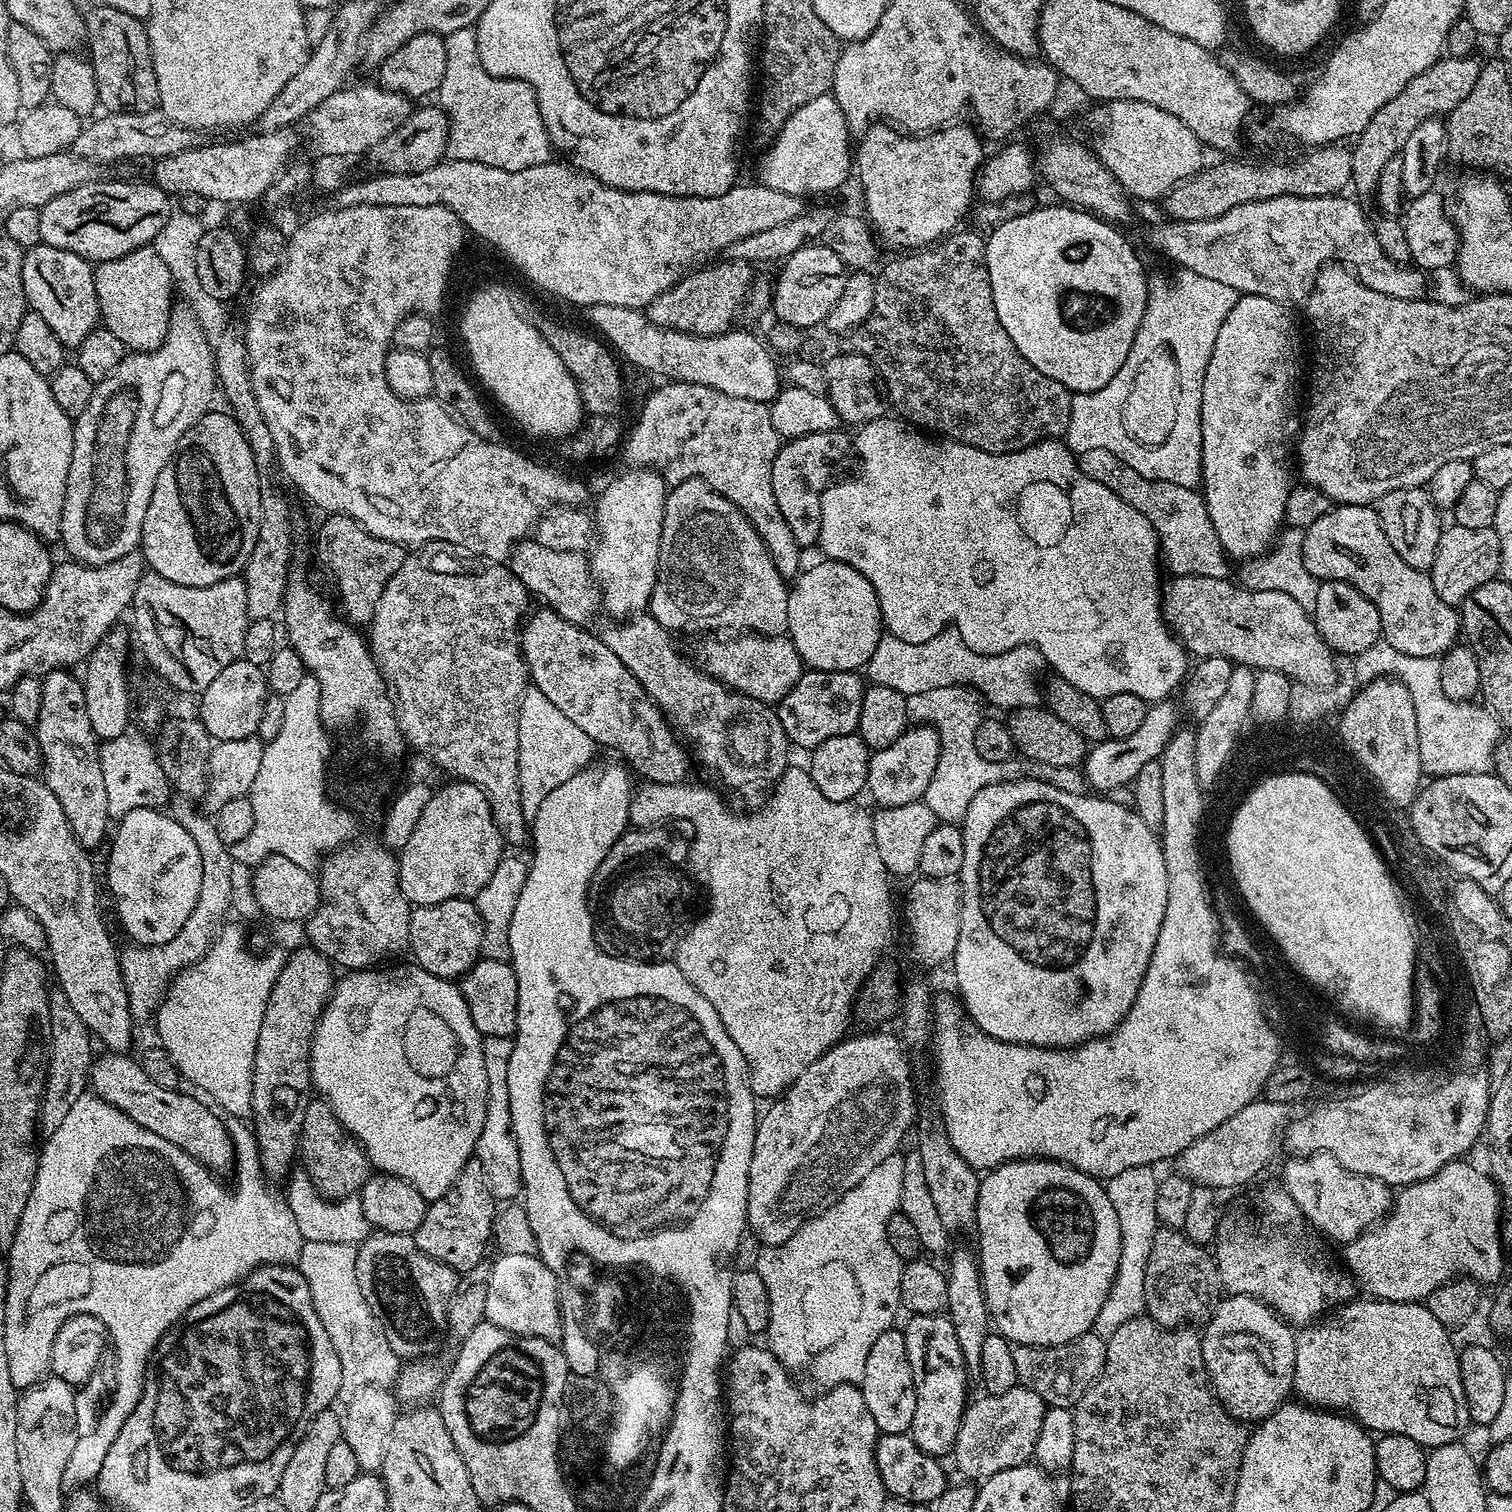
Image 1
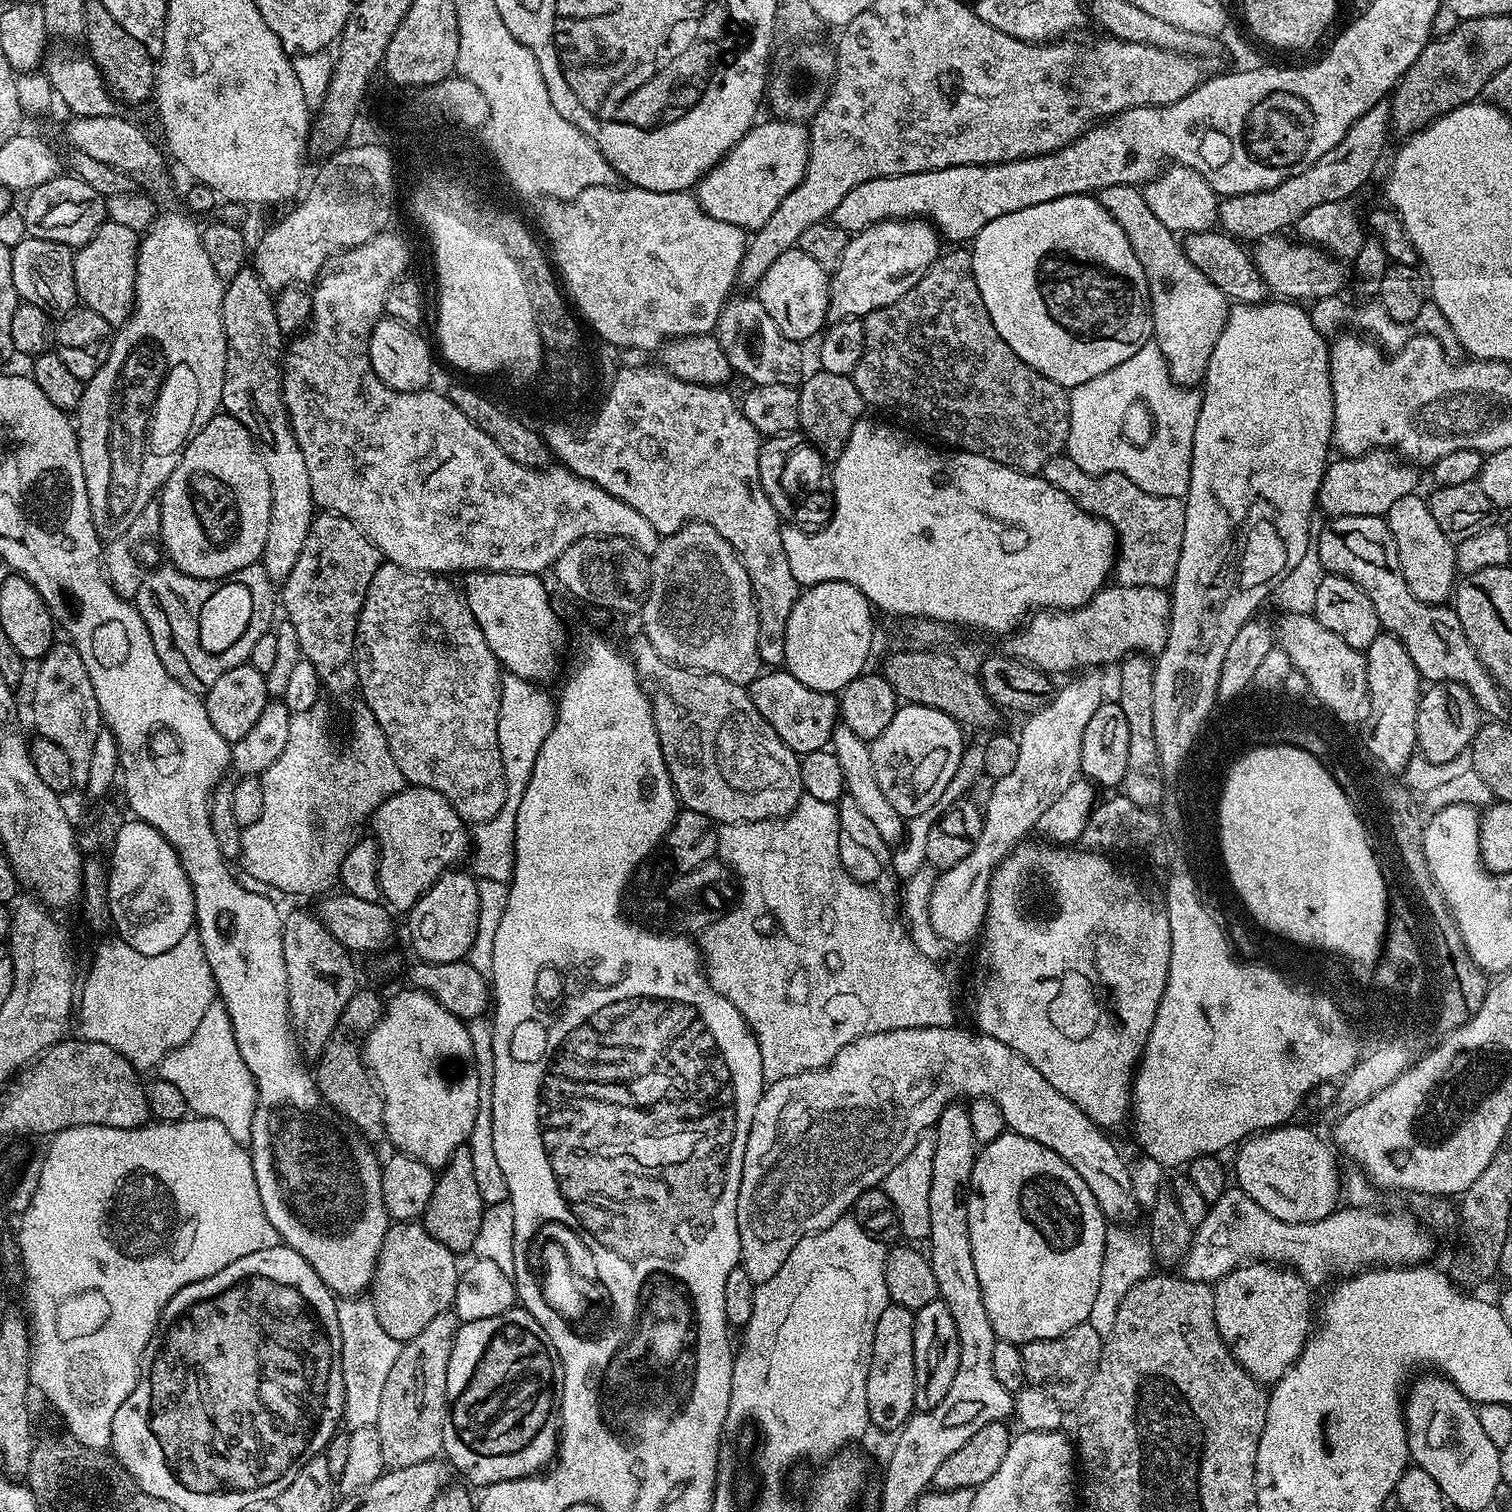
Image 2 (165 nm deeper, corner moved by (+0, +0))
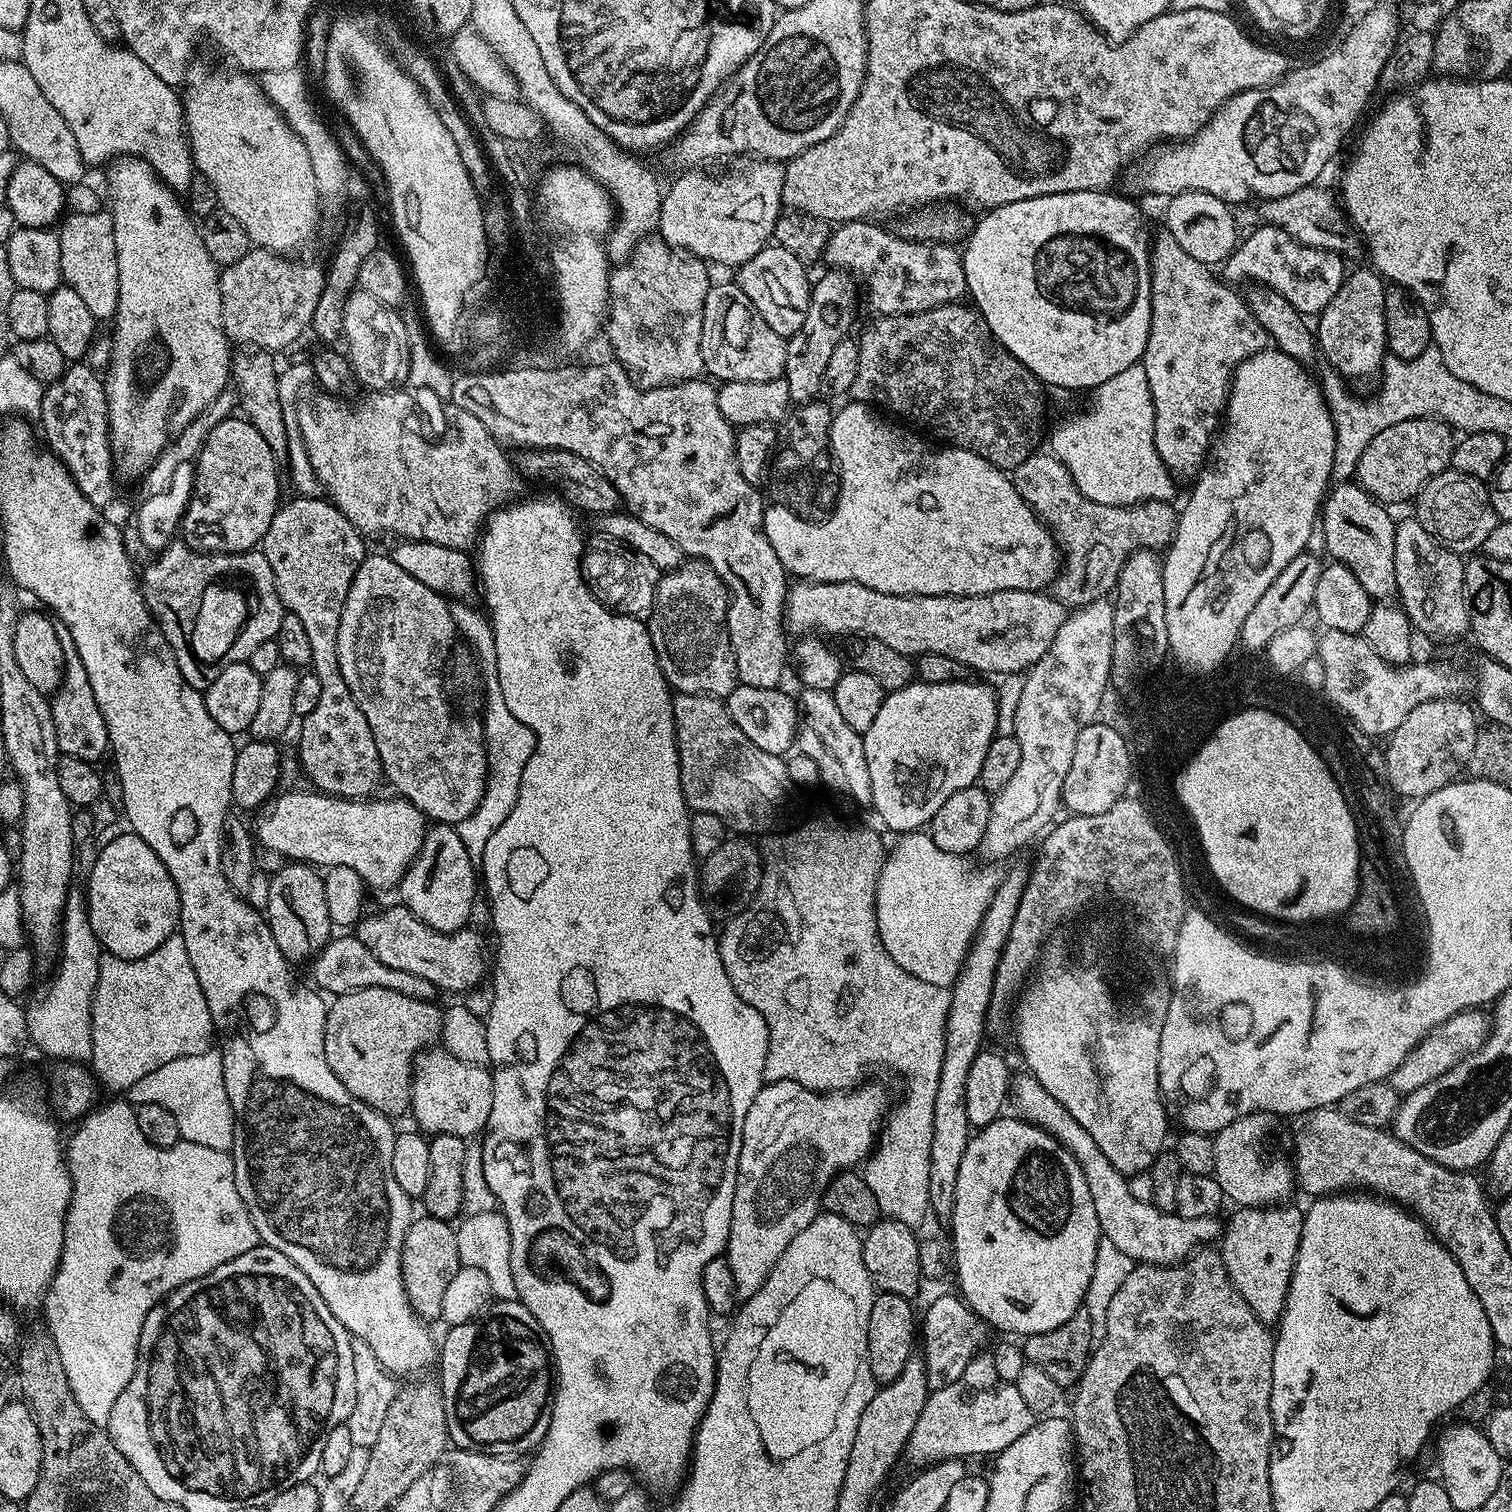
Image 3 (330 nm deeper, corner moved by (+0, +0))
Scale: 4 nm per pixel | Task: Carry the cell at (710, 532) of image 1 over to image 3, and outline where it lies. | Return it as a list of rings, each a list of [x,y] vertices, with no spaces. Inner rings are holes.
[[[688,558],[679,568],[661,575],[656,587],[656,603],[652,605],[646,623],[656,651],[656,661],[664,672],[669,685],[677,693],[703,694],[726,698],[737,686],[734,650],[730,646],[728,633],[728,602],[730,593],[722,578],[709,564],[695,558]]]

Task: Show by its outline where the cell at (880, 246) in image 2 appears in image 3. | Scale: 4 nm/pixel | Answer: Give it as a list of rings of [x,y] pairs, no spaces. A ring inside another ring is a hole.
[[[828,270],[828,273],[820,281],[811,285],[808,294],[808,309],[806,310],[806,322],[798,326],[794,335],[787,337],[786,366],[782,379],[790,386],[790,398],[797,405],[807,404],[809,400],[815,400],[822,392],[822,373],[830,362],[830,354],[834,346],[842,342],[849,335],[848,327],[852,324],[852,315],[856,312],[856,292],[858,296],[858,284],[847,271]]]

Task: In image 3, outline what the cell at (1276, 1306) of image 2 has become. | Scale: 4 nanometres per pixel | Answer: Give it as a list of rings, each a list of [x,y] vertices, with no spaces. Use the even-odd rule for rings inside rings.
[[[1261,1206],[1236,1210],[1232,1221],[1229,1224],[1227,1221],[1226,1227],[1223,1229],[1222,1243],[1218,1248],[1234,1290],[1238,1290],[1242,1294],[1242,1298],[1246,1298],[1246,1306],[1250,1306],[1250,1310],[1254,1310],[1256,1317],[1269,1326],[1275,1325],[1279,1321],[1280,1315],[1284,1313],[1290,1278],[1302,1238],[1304,1212],[1301,1209],[1288,1207],[1292,1206]]]

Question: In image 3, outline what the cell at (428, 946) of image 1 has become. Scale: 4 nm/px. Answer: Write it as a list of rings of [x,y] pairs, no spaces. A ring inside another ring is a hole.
[[[433,823],[424,833],[422,850],[398,885],[399,903],[411,910],[426,926],[439,932],[459,932],[469,927],[478,892],[478,868],[466,854],[462,838],[450,824]]]

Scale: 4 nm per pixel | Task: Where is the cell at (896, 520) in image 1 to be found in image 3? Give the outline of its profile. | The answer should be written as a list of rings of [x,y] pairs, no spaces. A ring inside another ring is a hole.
[[[848,402],[845,408],[835,409],[829,438],[830,455],[835,467],[840,467],[840,497],[836,500],[836,509],[825,524],[817,526],[813,532],[796,532],[797,517],[786,508],[768,506],[764,510],[764,533],[770,538],[770,546],[774,546],[774,554],[778,554],[778,562],[782,562],[784,571],[789,577],[800,582],[850,582],[856,581],[862,586],[870,586],[870,590],[878,590],[895,596],[985,596],[998,590],[1026,590],[1038,592],[1047,589],[1056,578],[1062,567],[1062,552],[1058,541],[1047,524],[1037,516],[1036,511],[1018,494],[1011,475],[1005,469],[995,468],[986,458],[974,454],[970,450],[962,450],[951,446],[931,448],[927,439],[919,435],[911,436],[892,424],[883,420],[883,415],[875,416],[873,409],[867,404]]]

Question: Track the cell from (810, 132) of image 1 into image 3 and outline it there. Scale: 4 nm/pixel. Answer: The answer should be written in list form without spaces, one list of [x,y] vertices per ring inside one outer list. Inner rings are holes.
[[[748,158],[733,164],[736,165],[721,176],[707,176],[704,170],[684,170],[669,188],[667,185],[660,202],[659,239],[666,241],[671,248],[683,250],[689,256],[697,256],[712,266],[739,266],[754,258],[754,254],[763,248],[769,247],[776,230],[776,219],[782,215],[784,164],[759,158]]]

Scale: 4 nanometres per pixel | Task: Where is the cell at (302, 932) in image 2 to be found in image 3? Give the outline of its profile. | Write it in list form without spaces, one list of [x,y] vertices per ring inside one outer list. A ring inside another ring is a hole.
[[[303,862],[285,863],[277,872],[271,873],[268,884],[268,912],[266,919],[270,926],[270,934],[274,934],[274,942],[278,942],[278,950],[289,962],[296,960],[311,961],[333,939],[334,925],[330,918],[330,910],[326,910],[326,890],[323,875],[313,865]]]

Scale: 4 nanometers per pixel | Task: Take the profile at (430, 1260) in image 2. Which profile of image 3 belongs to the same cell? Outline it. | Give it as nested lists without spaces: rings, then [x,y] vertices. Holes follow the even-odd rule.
[[[427,1214],[417,1215],[406,1230],[406,1242],[402,1250],[402,1278],[410,1306],[421,1320],[440,1320],[446,1286],[450,1286],[450,1278],[454,1278],[461,1266],[456,1228],[449,1221],[439,1220]]]

